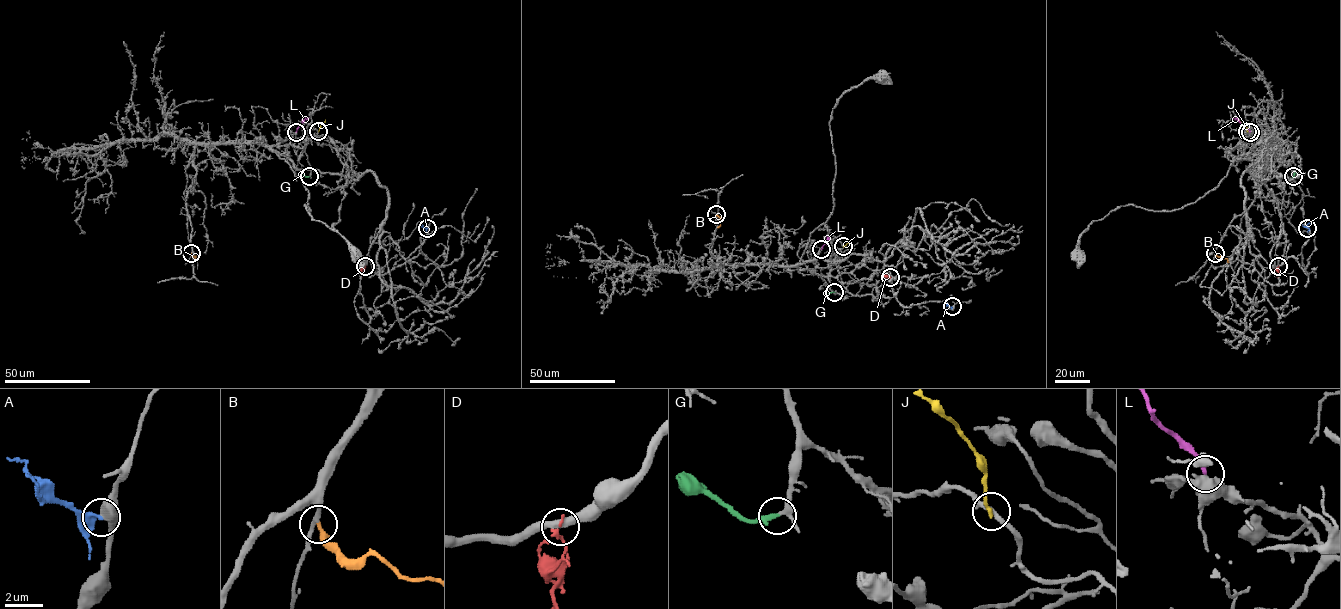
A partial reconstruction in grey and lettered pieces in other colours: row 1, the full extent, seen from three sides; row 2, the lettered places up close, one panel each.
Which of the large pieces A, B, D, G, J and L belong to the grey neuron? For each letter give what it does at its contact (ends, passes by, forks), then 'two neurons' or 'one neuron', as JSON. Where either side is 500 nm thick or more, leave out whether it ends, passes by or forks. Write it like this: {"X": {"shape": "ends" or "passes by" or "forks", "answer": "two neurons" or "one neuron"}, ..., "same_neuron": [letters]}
{"A": {"answer": "two neurons"}, "B": {"shape": "ends", "answer": "one neuron"}, "D": {"shape": "ends", "answer": "two neurons"}, "G": {"shape": "ends", "answer": "one neuron"}, "J": {"shape": "ends", "answer": "two neurons"}, "L": {"shape": "ends", "answer": "one neuron"}, "same_neuron": ["B", "G", "L"]}

